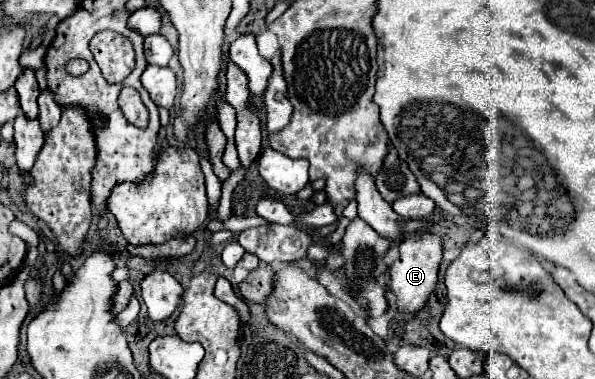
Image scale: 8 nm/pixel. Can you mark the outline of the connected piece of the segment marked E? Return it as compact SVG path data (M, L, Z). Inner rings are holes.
M418 232L408 236L398 246L398 260L390 266L390 292L396 296L398 312L414 314L424 308L428 302L428 296L436 288L438 282L438 268L442 260L442 240L436 234L430 232Z

